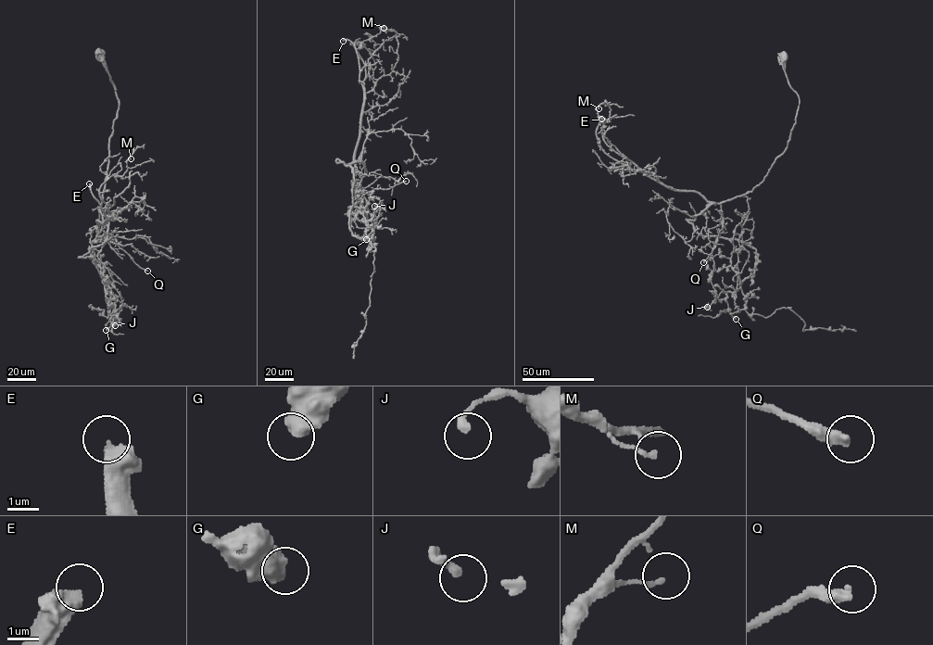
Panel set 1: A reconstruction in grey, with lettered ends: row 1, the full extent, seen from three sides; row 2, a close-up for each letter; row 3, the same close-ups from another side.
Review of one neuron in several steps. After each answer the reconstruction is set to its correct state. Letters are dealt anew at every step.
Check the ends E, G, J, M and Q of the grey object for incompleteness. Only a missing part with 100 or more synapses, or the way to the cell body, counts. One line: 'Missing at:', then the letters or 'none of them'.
Missing at: E

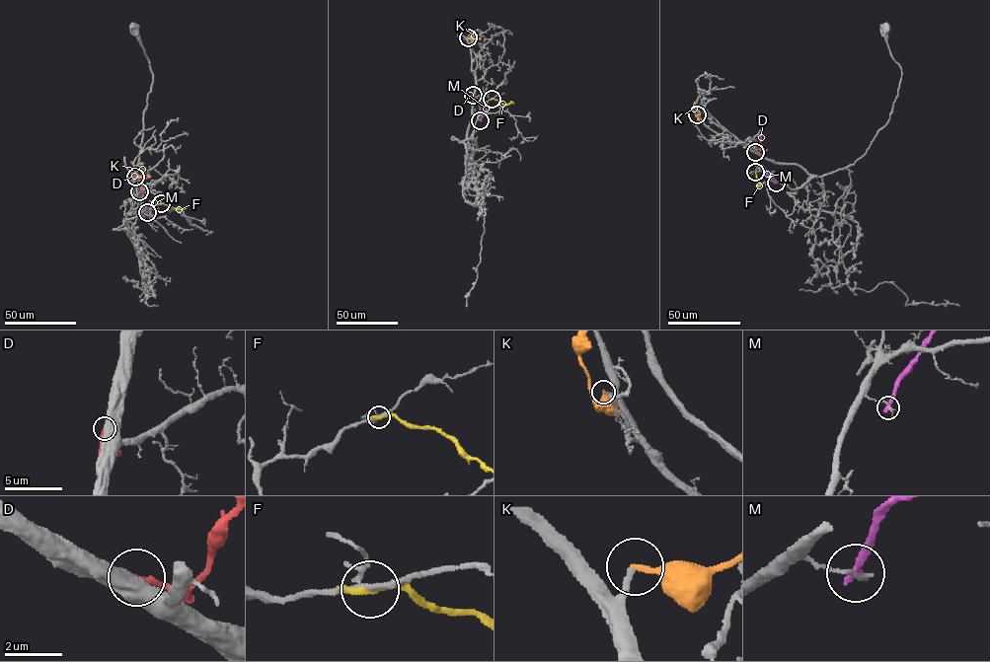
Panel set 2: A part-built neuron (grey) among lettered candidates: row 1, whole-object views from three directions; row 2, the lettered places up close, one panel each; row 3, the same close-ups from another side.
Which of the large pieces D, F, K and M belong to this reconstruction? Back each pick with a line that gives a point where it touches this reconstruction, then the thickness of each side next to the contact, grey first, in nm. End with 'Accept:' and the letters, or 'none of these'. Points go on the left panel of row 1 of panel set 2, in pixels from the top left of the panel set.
Accept: none of these

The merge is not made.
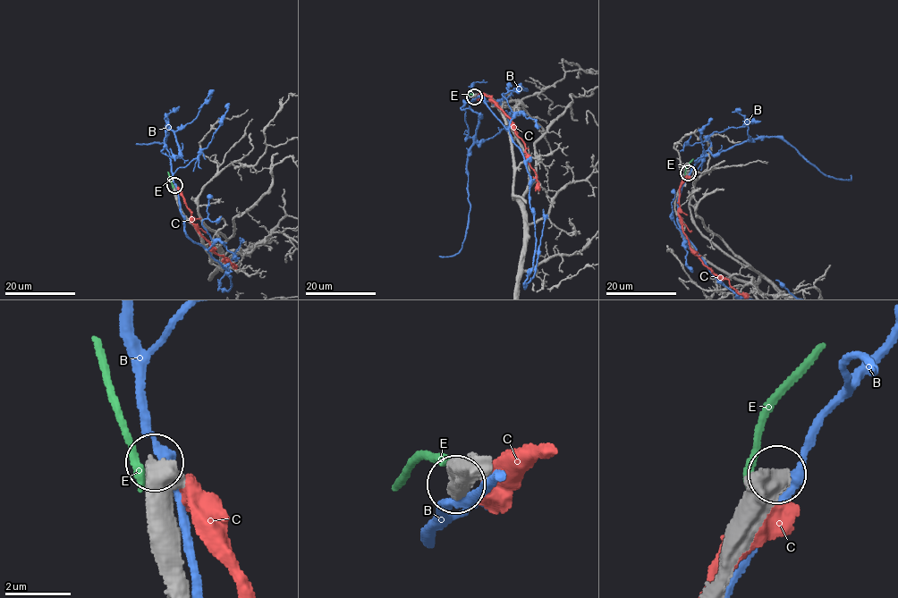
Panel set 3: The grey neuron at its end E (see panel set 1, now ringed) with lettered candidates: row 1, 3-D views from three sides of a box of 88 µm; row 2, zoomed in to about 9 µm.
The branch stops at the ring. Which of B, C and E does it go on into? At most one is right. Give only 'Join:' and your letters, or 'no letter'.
Join: no letter

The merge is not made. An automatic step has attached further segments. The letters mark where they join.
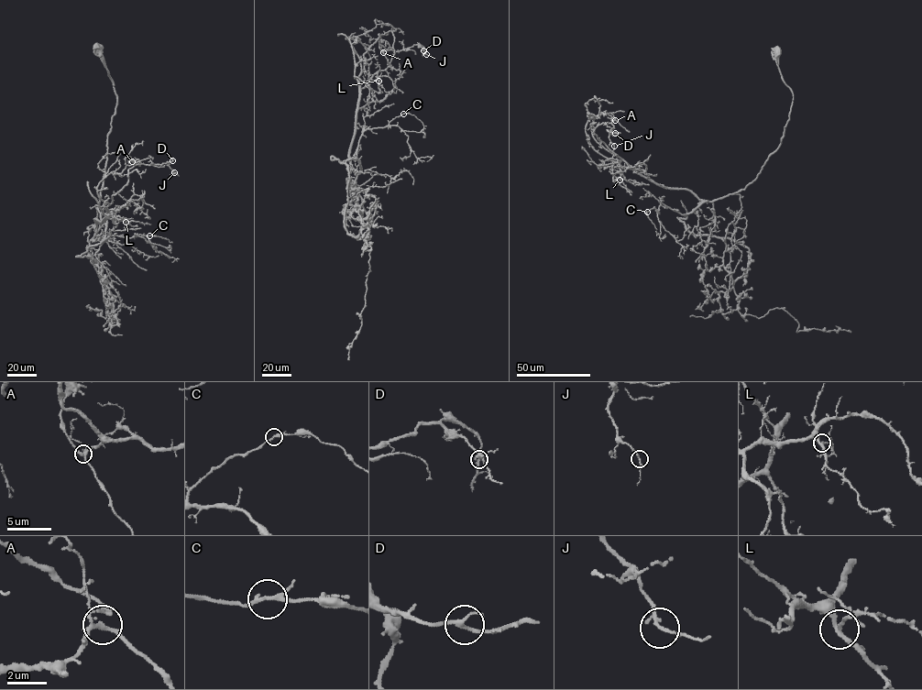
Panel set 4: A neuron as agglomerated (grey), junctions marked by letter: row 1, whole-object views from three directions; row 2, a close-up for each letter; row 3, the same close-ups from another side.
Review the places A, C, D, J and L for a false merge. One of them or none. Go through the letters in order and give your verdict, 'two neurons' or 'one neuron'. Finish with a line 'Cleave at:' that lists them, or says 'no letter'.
A: one neuron
C: one neuron
D: one neuron
J: one neuron
L: one neuron
Cleave at: no letter

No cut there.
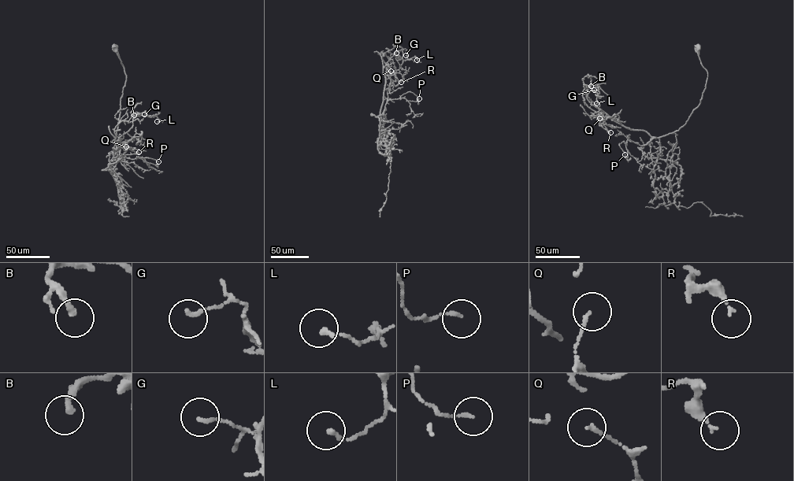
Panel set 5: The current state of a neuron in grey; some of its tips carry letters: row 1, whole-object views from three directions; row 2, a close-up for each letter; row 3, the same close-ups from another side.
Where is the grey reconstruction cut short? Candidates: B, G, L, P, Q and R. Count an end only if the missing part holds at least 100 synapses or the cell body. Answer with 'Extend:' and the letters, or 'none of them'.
Extend: none of them

